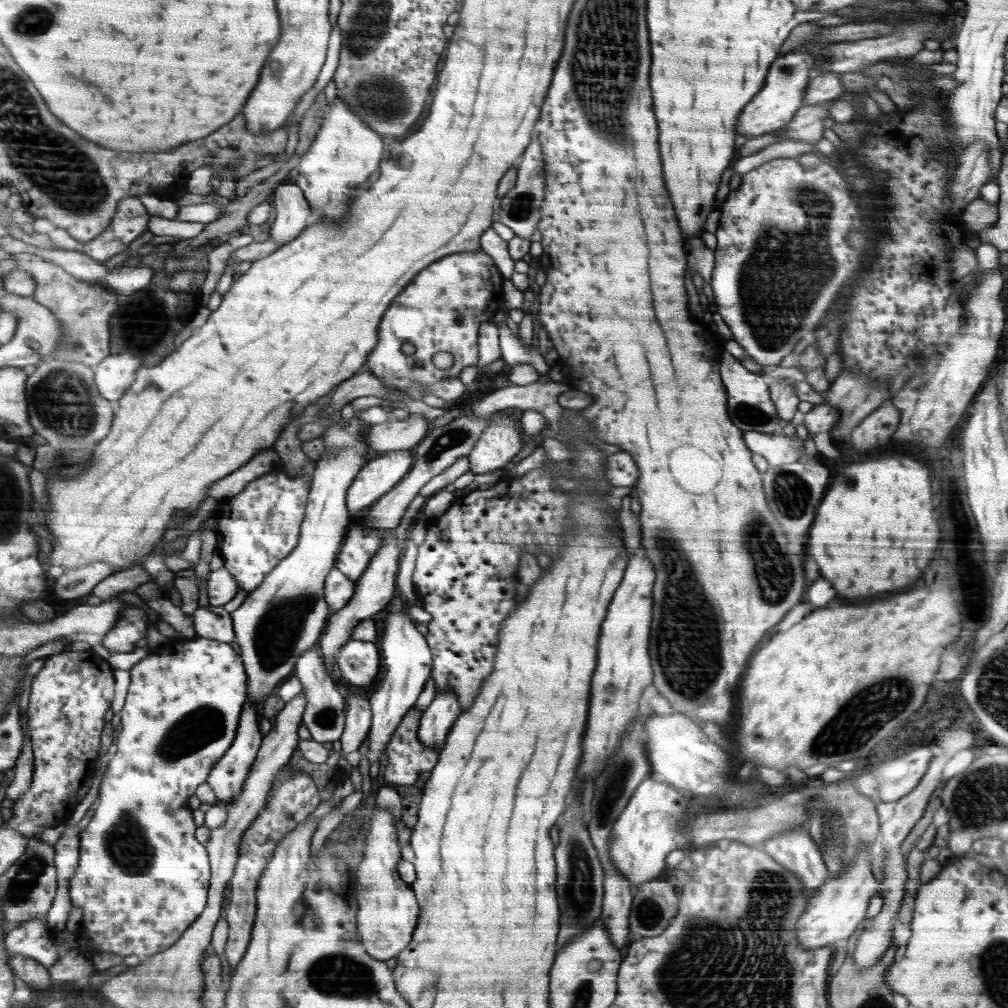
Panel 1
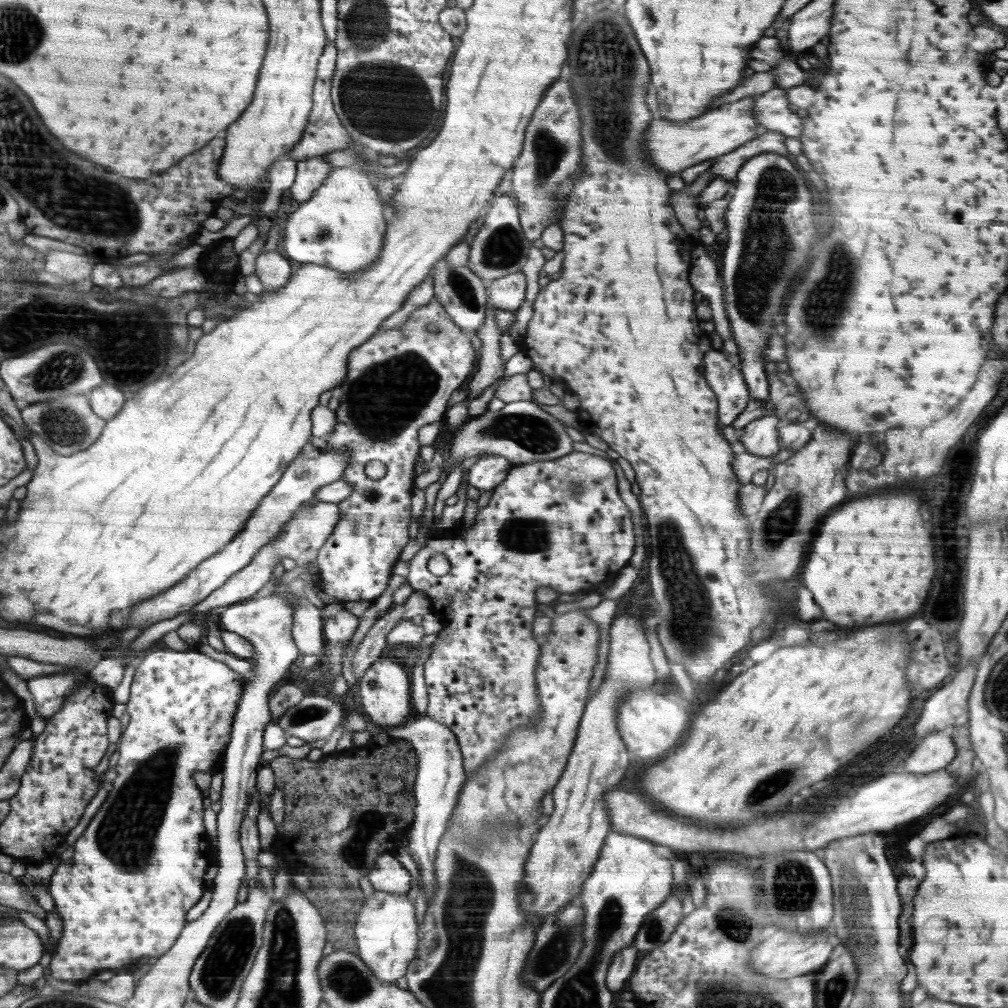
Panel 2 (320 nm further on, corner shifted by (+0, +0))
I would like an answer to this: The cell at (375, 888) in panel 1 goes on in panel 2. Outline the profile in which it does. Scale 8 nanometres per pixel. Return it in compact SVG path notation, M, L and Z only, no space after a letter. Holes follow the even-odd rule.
M382 892L366 897L363 907L356 914L354 947L360 951L362 962L382 983L396 983L406 975L410 962L417 957L418 935L416 932L416 910L406 896L398 893Z

